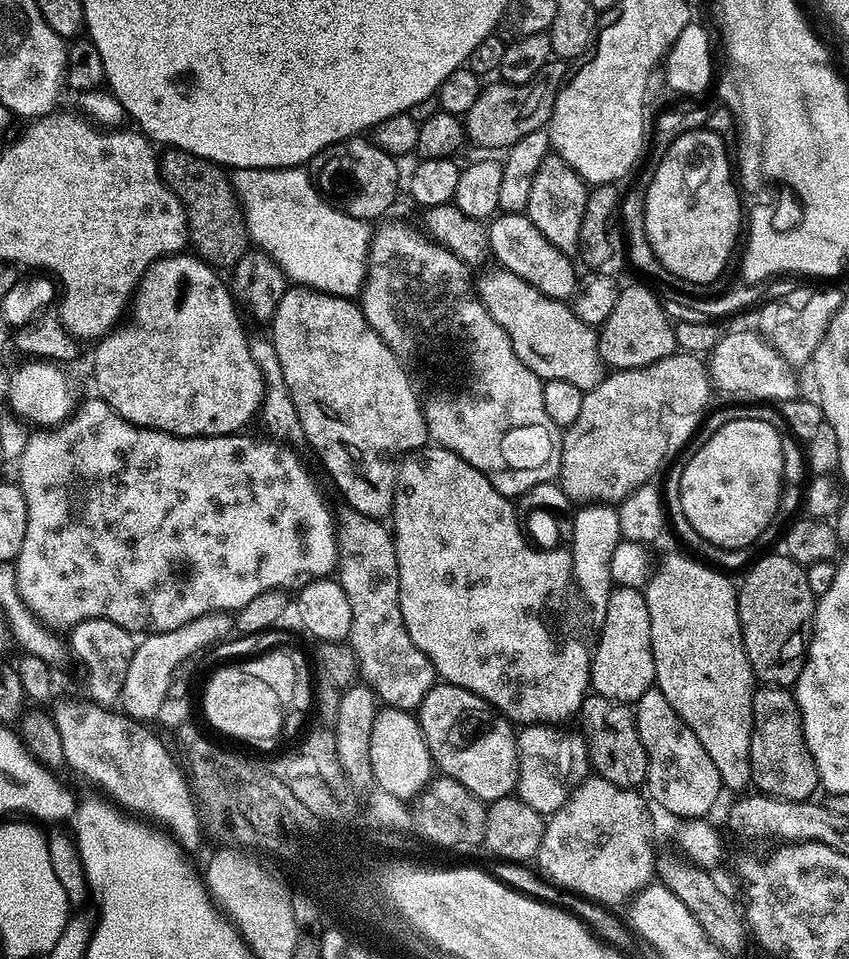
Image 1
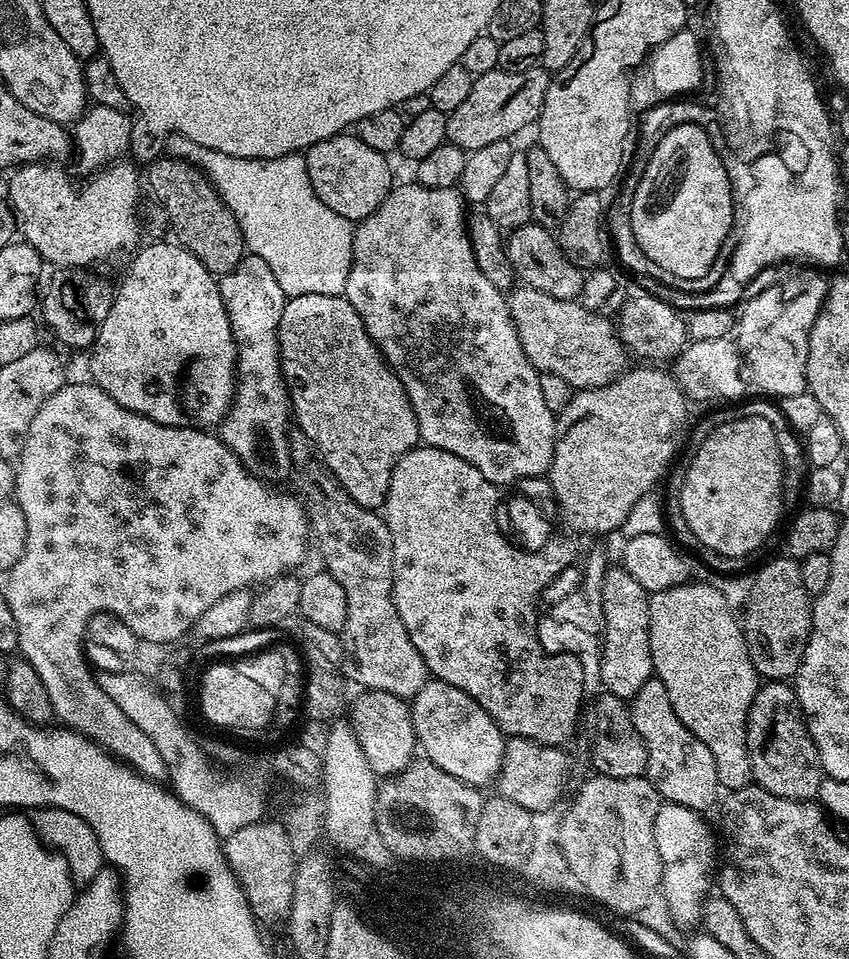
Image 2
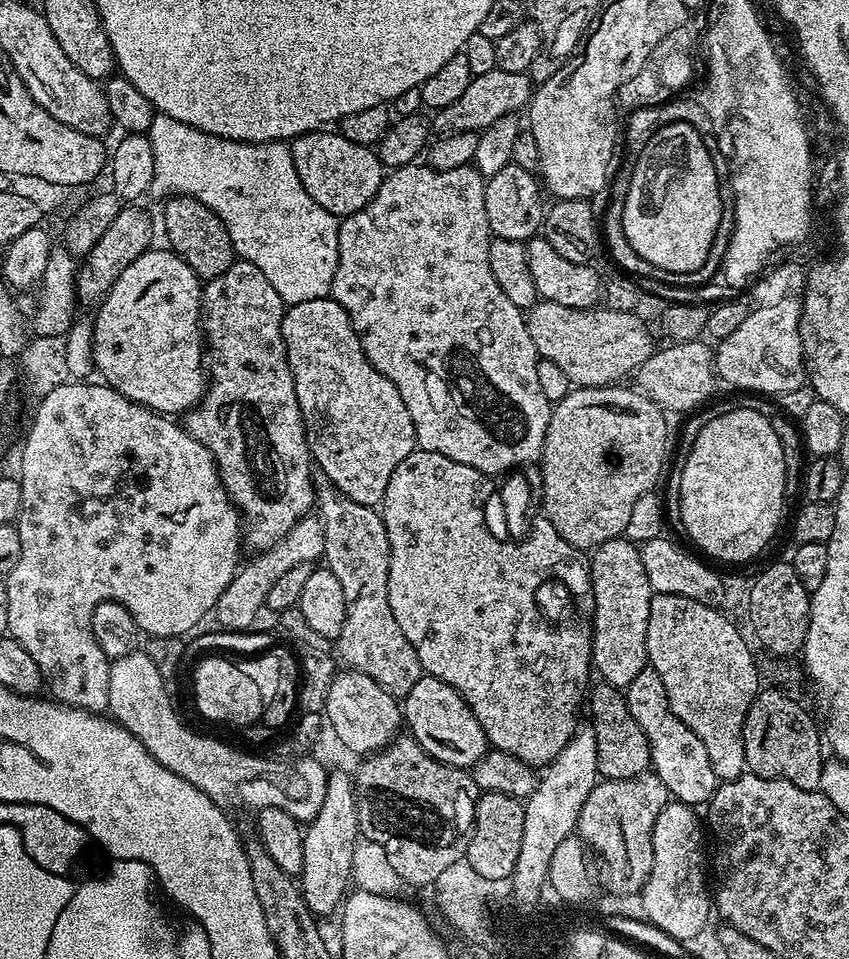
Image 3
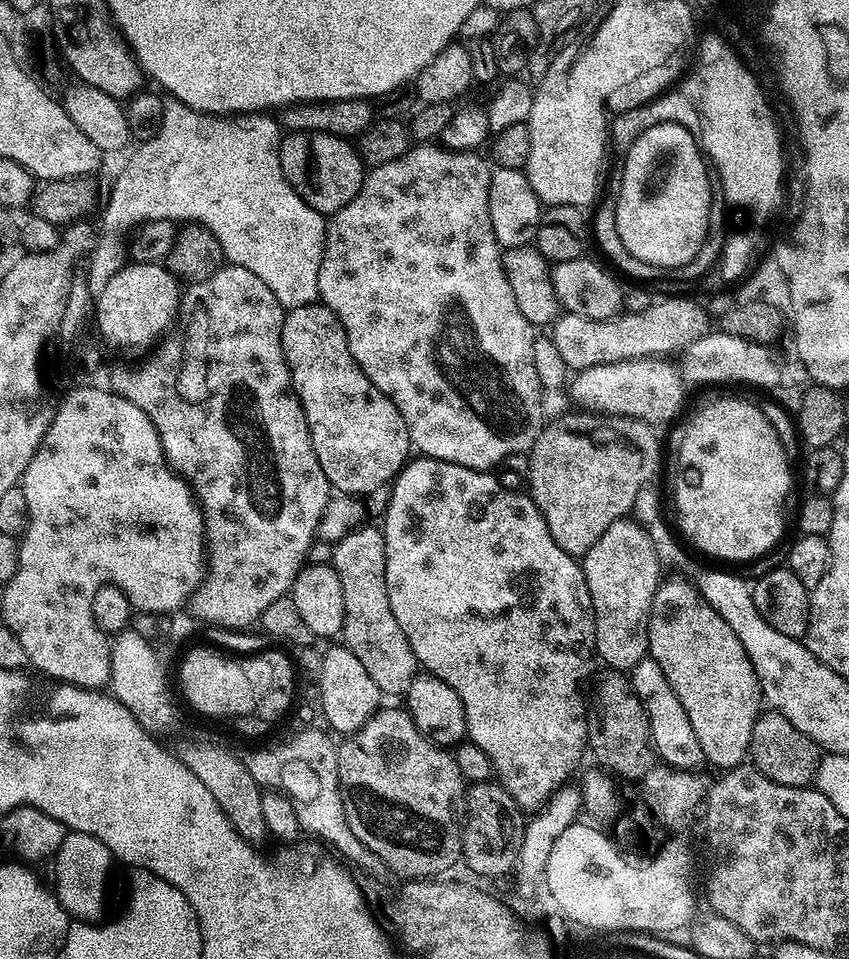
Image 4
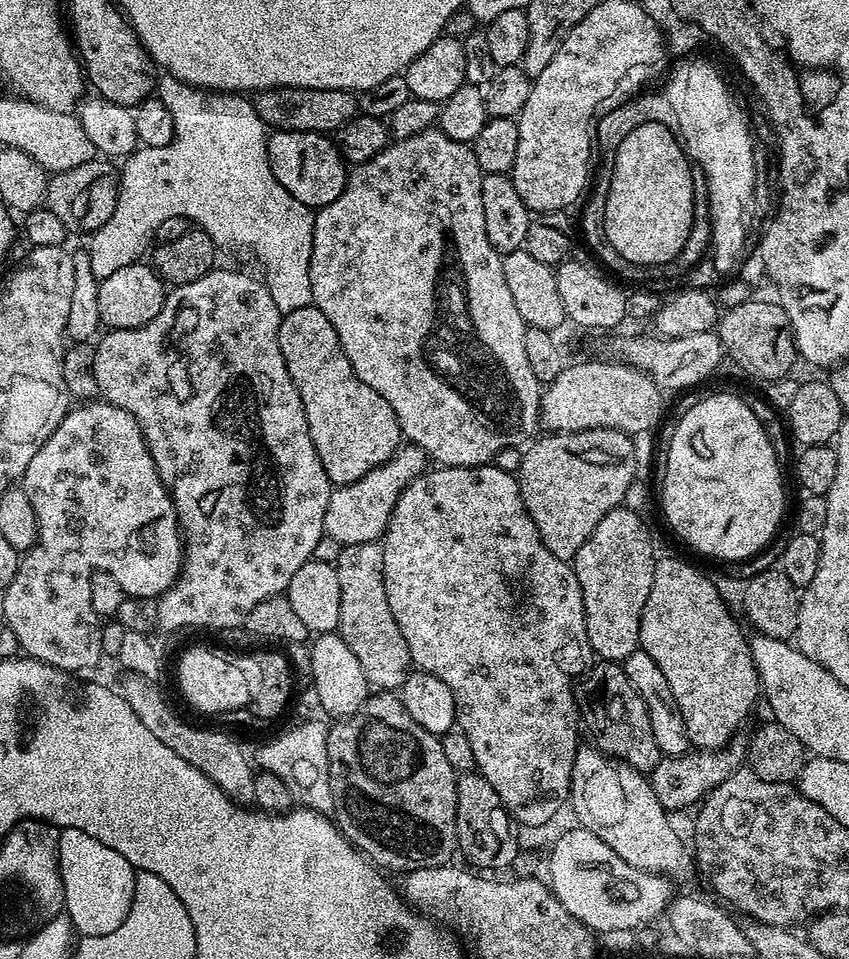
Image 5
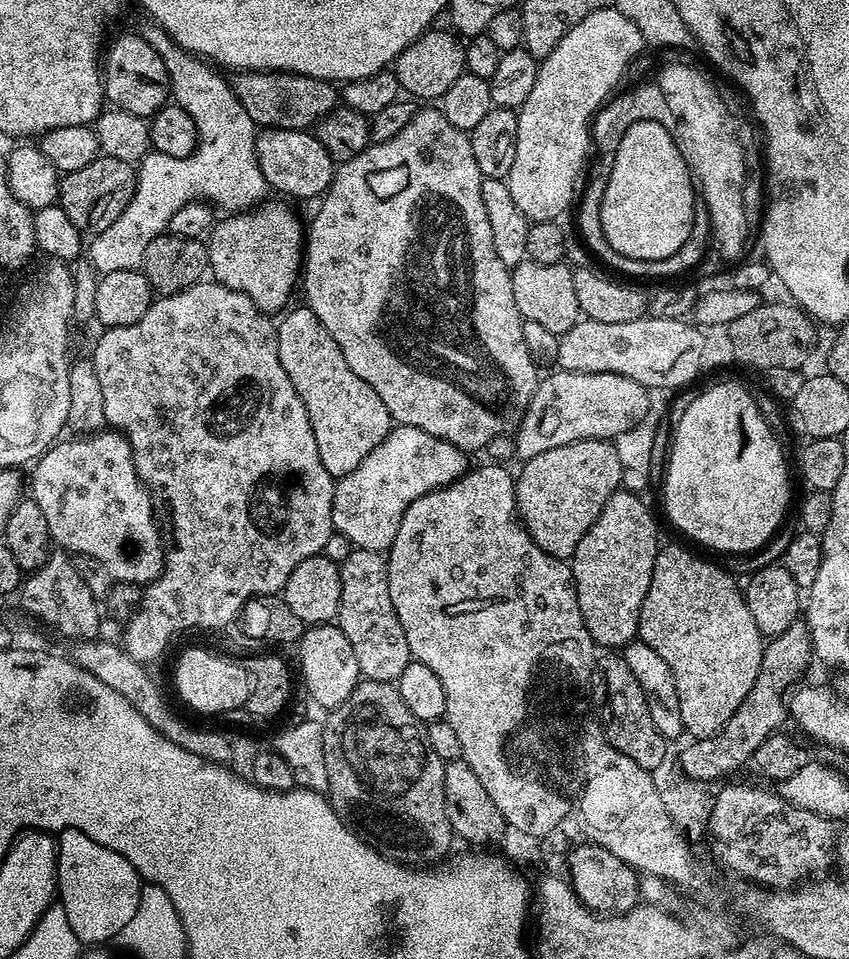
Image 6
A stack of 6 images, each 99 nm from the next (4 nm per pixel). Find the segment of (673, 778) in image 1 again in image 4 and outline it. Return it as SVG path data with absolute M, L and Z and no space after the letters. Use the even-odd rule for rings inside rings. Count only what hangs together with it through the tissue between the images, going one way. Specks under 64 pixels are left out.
M649 655L644 656L630 670L630 679L634 694L642 702L642 710L646 710L646 718L650 722L652 746L656 755L670 768L679 768L682 772L695 773L699 764L705 763L702 746L698 746L698 737L694 735L694 726L690 726L690 718L686 718L686 710L682 710L682 702L678 702L678 694L666 682L666 674L662 674L662 666L654 662Z

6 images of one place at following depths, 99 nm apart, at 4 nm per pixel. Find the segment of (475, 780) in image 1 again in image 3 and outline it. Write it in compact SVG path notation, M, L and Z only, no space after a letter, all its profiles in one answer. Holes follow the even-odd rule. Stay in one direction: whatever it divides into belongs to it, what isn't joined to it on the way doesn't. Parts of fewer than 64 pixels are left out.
M422 674L410 694L403 696L402 720L411 736L443 764L471 770L489 751L484 727L474 718L470 706L446 682L433 676Z

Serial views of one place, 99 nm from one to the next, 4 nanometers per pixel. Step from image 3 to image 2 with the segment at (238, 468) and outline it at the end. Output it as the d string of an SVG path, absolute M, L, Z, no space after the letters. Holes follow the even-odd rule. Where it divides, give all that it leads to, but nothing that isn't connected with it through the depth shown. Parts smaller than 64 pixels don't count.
M251 254L245 255L232 272L219 277L219 282L238 353L236 393L232 396L228 413L218 425L220 441L258 479L287 481L292 471L288 449L290 401L284 372L280 369L278 342L278 322L282 322L286 299L284 291L278 286L278 278L274 278L270 266Z

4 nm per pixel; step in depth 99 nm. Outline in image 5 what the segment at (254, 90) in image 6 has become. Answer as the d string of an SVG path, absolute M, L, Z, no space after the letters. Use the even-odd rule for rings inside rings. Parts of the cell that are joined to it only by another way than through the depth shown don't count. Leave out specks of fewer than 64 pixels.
M277 88L257 92L254 107L258 118L269 128L278 132L322 132L336 134L360 112L357 93L346 90L314 90L313 88Z

